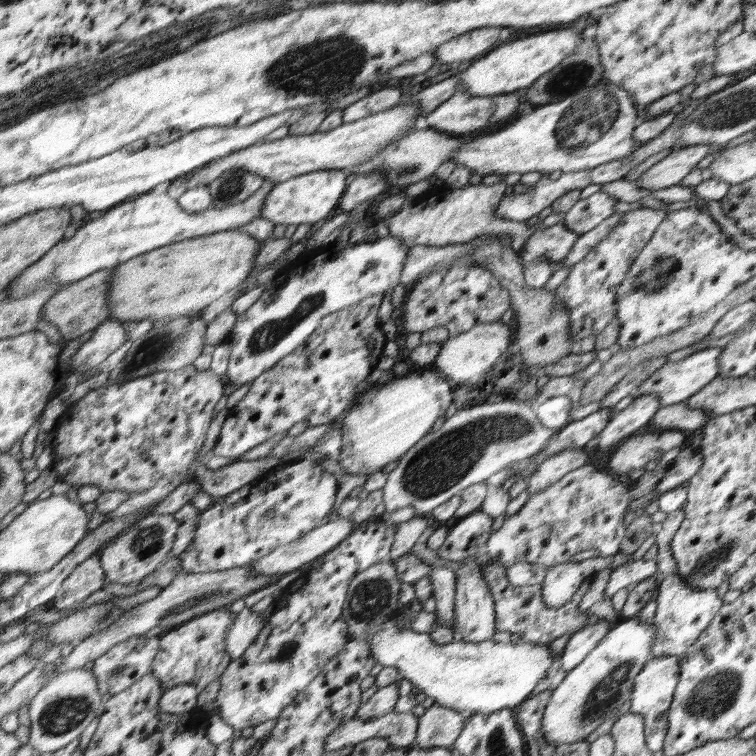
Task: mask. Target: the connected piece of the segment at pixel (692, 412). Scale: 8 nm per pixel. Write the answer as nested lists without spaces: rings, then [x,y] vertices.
[[[686,401],[676,405],[662,406],[650,418],[646,428],[682,429],[691,432],[708,422],[708,413],[702,409],[690,409]]]

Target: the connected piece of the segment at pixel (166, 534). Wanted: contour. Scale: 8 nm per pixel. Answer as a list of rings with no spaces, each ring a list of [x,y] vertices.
[[[152,514],[134,527],[126,529],[114,543],[105,548],[102,554],[102,564],[107,579],[112,583],[118,582],[122,586],[133,587],[144,578],[148,578],[158,568],[158,564],[168,558],[168,552],[174,546],[178,526],[180,524],[172,514]]]

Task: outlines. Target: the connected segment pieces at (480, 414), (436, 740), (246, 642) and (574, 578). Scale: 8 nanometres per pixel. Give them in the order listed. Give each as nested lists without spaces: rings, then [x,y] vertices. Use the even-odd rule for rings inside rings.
[[[490,398],[490,402],[470,406],[464,410],[457,410],[438,430],[424,435],[404,456],[400,457],[398,466],[388,474],[386,484],[382,488],[385,512],[392,514],[400,508],[412,506],[415,516],[430,516],[432,510],[455,494],[460,495],[468,486],[485,481],[493,474],[502,471],[514,462],[526,460],[550,442],[550,438],[557,432],[557,428],[542,425],[532,401],[518,401],[517,399]]]
[[[433,704],[418,719],[414,746],[452,749],[466,722],[467,718],[456,710]]]
[[[244,607],[242,611],[234,617],[234,623],[230,625],[224,646],[227,647],[227,653],[231,654],[232,660],[244,654],[248,646],[259,638],[260,632],[268,623],[268,618],[264,618],[262,613],[255,612]]]
[[[619,552],[614,556],[582,558],[547,568],[543,586],[543,600],[548,607],[560,607],[570,601],[576,589],[590,577],[604,568],[616,568],[628,562],[632,554]]]

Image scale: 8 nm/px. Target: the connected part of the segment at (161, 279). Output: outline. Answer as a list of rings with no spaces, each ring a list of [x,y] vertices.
[[[234,229],[154,249],[120,266],[110,292],[110,320],[140,321],[182,317],[203,310],[245,281],[257,264],[261,243]]]

